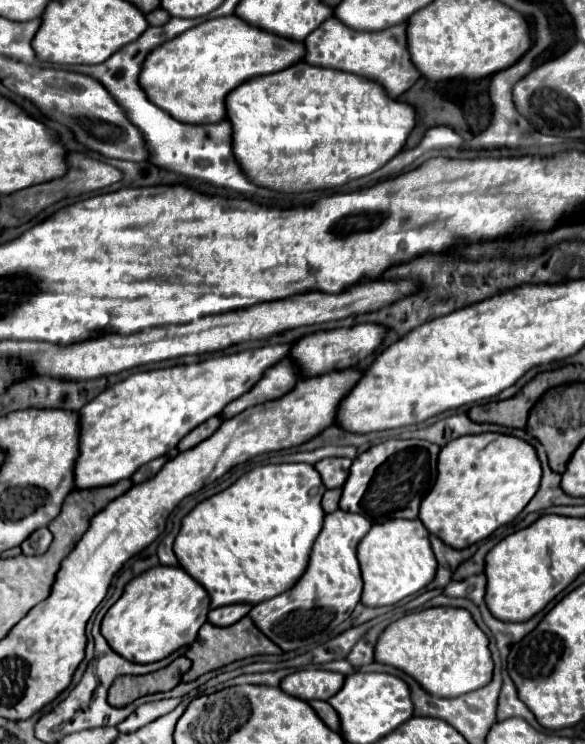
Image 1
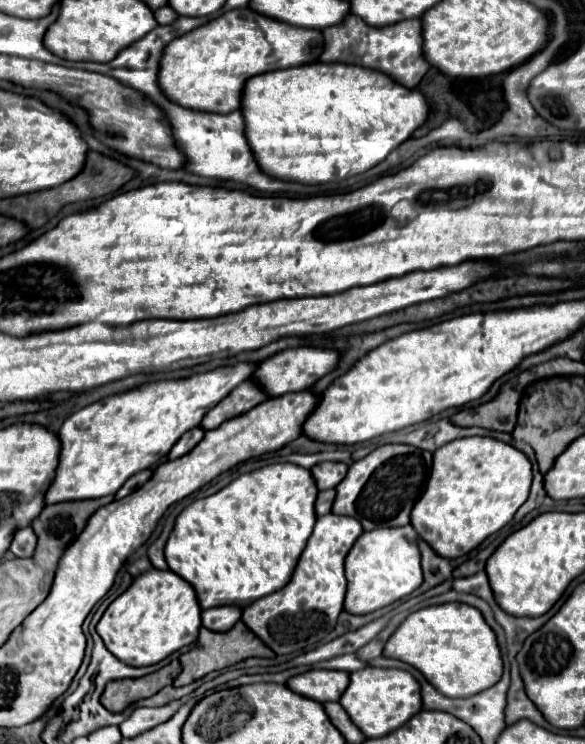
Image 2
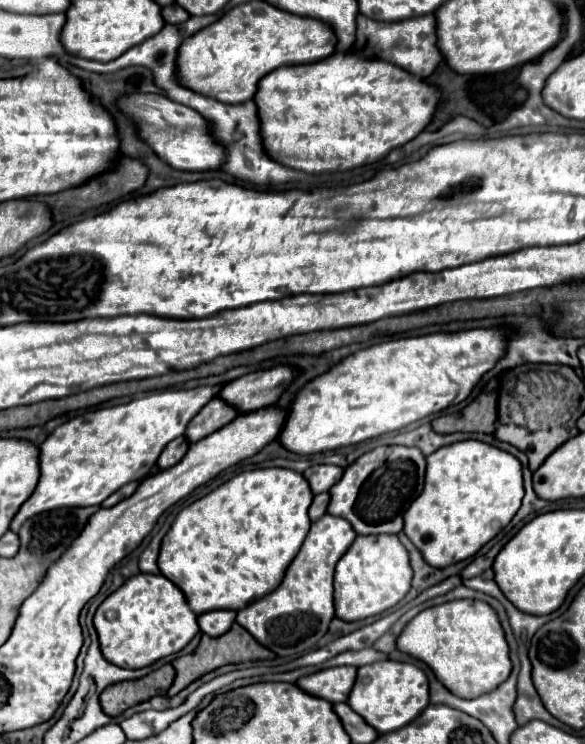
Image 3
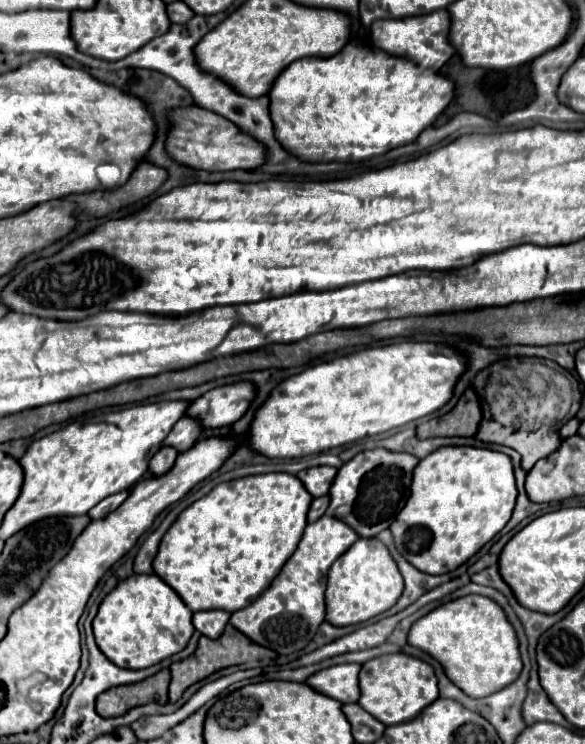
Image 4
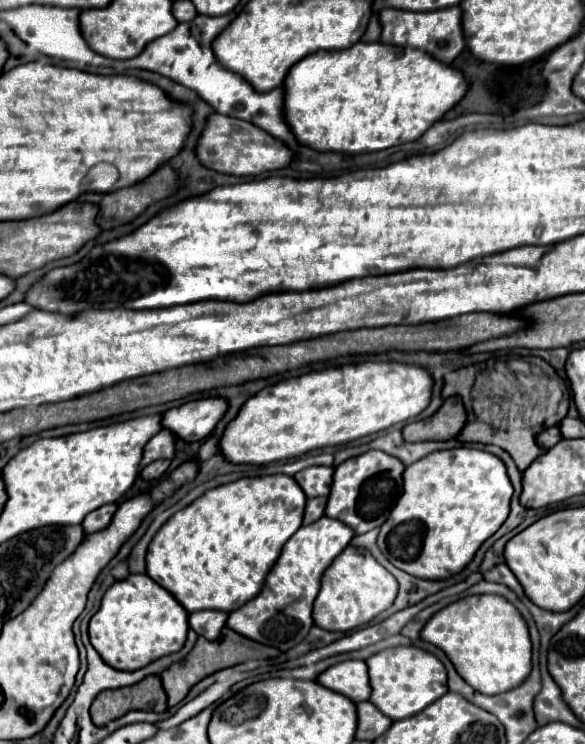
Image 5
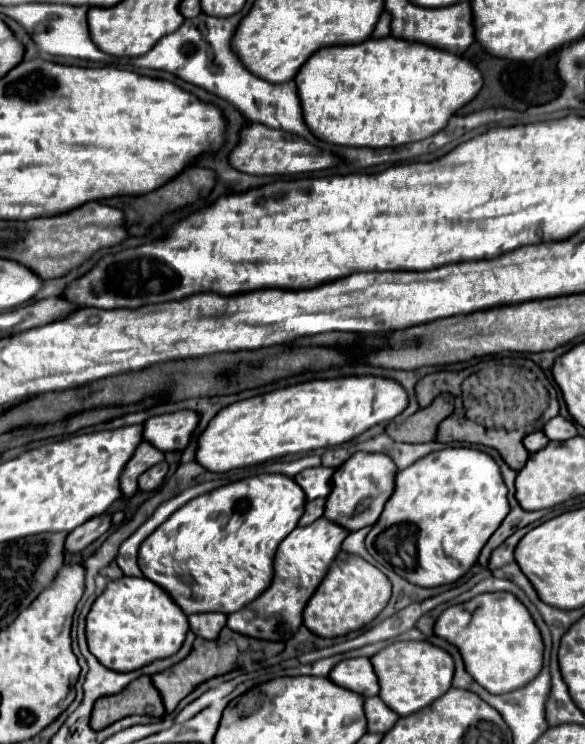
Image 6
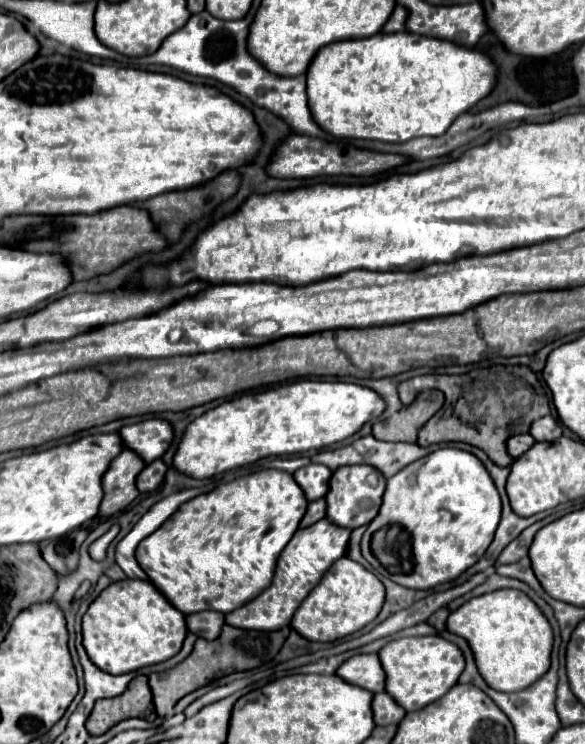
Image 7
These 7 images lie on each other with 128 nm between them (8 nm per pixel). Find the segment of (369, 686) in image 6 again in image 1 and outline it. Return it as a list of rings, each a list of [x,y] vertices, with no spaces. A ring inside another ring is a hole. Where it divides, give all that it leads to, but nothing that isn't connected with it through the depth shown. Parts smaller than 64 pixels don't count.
[[[300,670],[286,676],[280,684],[284,692],[302,700],[330,700],[344,684],[344,674],[328,670]]]

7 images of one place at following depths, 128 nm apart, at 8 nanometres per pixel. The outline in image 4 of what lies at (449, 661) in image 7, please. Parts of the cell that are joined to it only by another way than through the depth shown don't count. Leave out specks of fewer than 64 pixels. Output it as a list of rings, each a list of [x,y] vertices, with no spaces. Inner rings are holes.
[[[396,652],[372,658],[362,664],[360,690],[360,706],[382,724],[392,726],[416,718],[428,704],[438,698],[438,678],[434,674],[434,668],[424,660]]]

